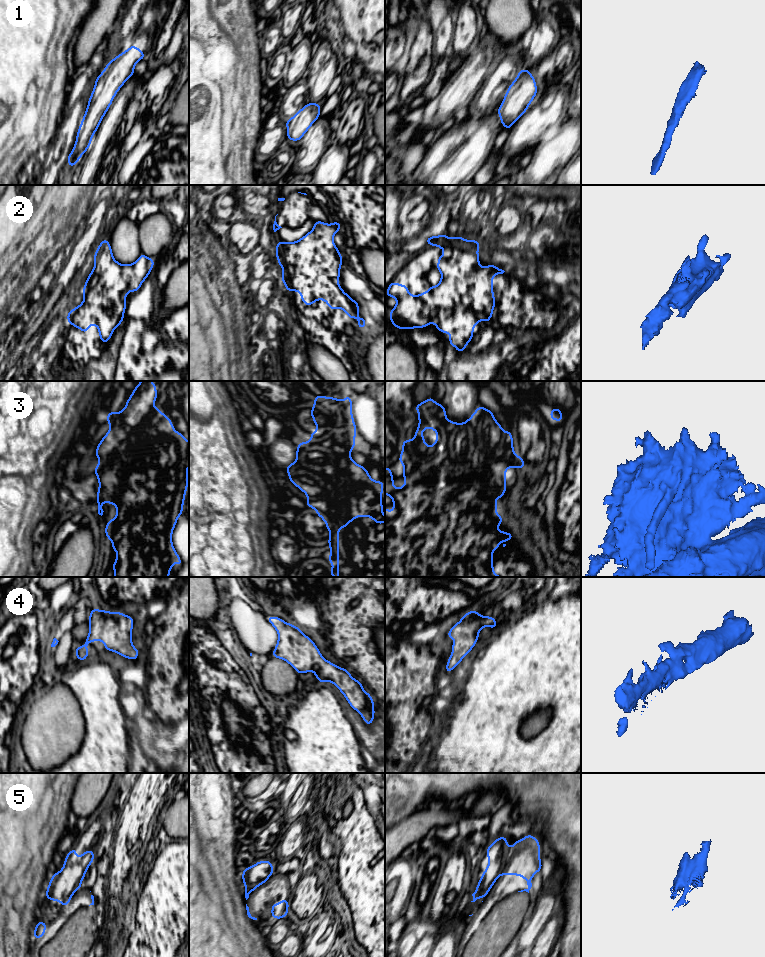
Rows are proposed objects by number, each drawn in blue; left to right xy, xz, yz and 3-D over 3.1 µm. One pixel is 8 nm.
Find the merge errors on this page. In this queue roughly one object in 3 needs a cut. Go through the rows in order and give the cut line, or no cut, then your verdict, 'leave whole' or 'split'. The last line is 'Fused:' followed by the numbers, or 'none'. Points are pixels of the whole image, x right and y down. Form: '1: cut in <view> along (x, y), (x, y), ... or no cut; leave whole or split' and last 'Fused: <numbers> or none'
1: no cut; leave whole
2: no cut; leave whole
3: cut in xy along (119, 427), (122, 435), (117, 444), (108, 456), (100, 460); split
4: no cut; leave whole
5: cut in yz along (508, 850), (498, 875); split
Fused: 3, 5

